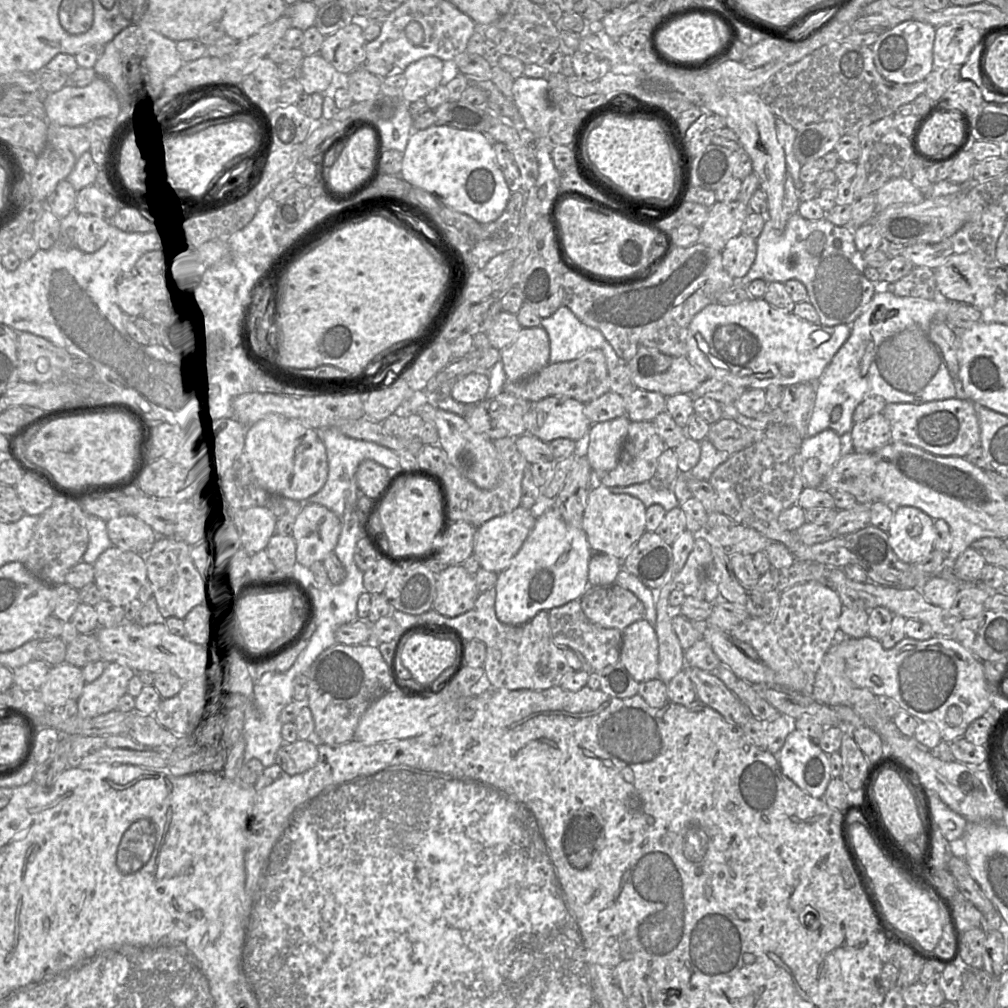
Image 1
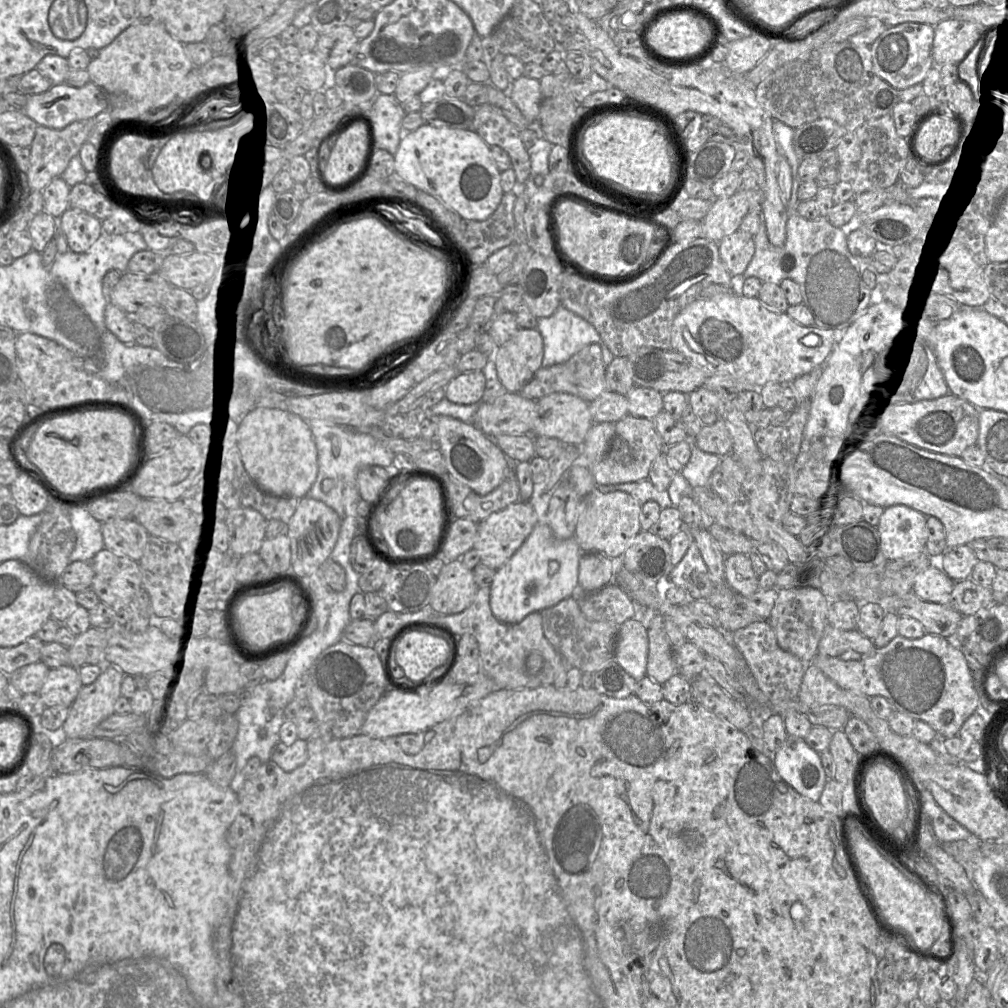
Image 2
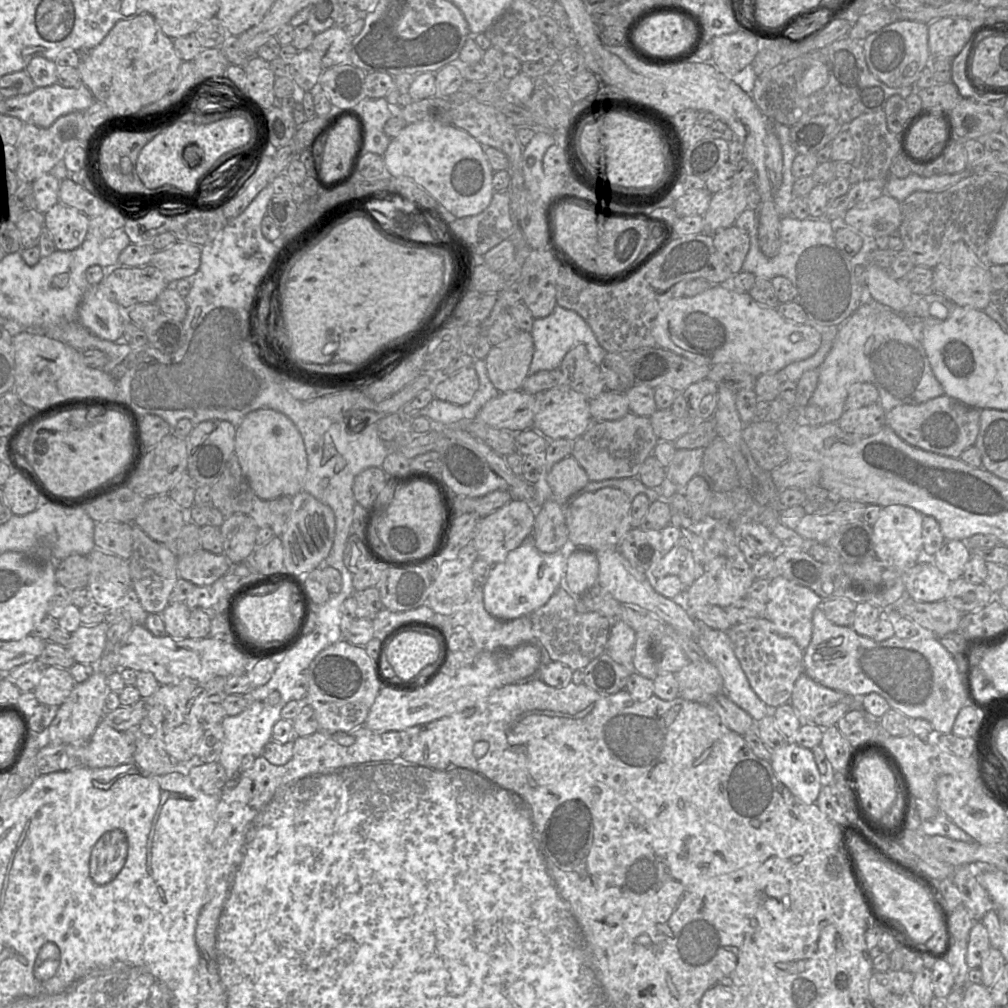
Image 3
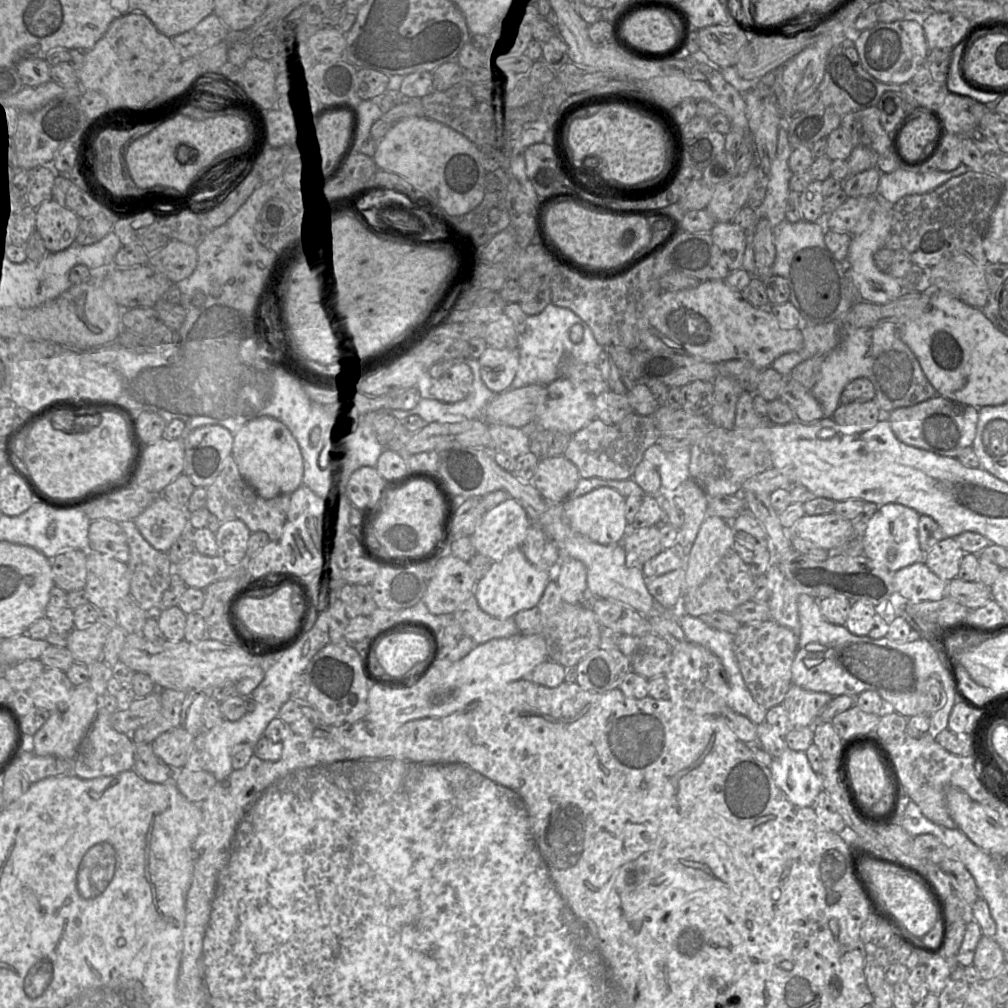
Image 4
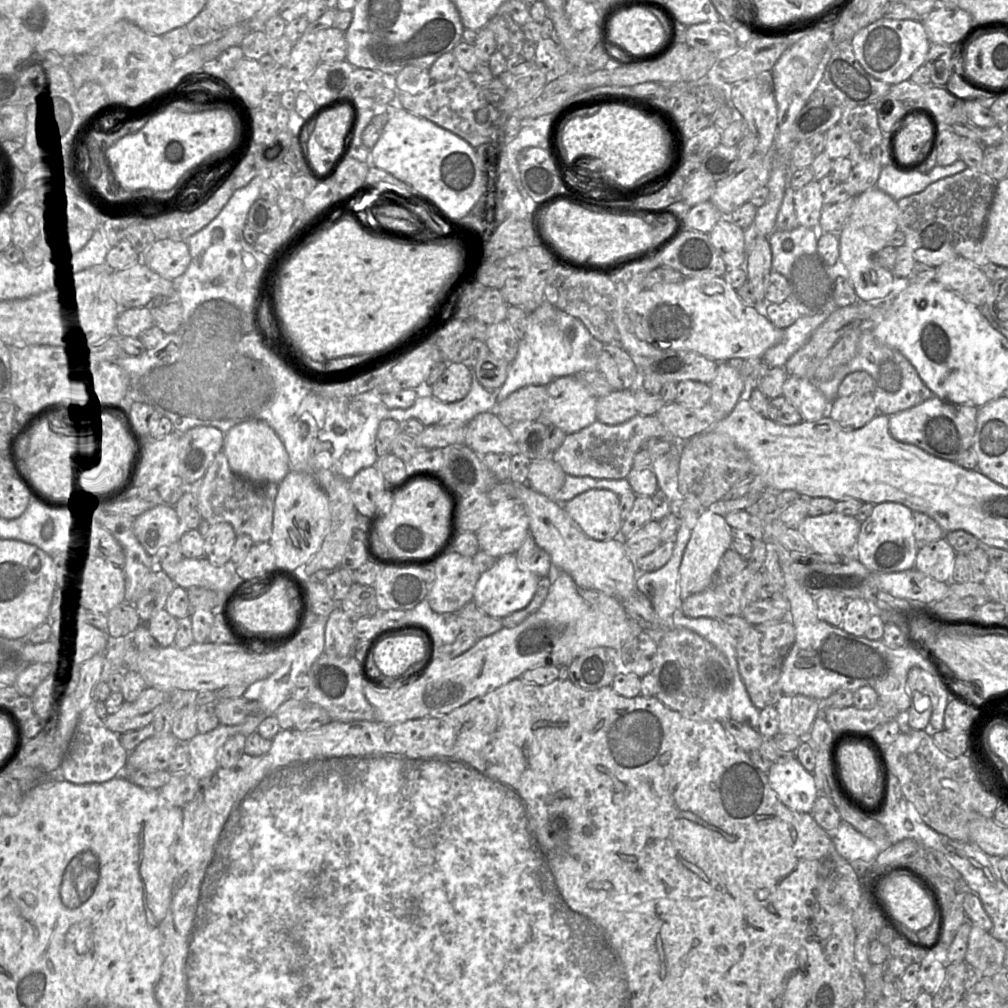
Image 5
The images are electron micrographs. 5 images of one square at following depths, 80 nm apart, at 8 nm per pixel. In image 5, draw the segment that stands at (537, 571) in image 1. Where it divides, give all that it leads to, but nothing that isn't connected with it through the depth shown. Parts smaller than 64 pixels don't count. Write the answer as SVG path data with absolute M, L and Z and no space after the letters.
M506 554L496 559L490 569L479 575L472 601L487 615L502 619L528 606L537 590L539 579L519 567L515 554Z

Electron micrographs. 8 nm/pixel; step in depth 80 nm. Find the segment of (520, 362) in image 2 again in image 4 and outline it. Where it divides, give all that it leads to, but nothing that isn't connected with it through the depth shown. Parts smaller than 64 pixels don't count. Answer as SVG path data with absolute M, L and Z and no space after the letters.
M487 347L478 361L484 384L494 393L503 393L511 387L518 370L519 350Z

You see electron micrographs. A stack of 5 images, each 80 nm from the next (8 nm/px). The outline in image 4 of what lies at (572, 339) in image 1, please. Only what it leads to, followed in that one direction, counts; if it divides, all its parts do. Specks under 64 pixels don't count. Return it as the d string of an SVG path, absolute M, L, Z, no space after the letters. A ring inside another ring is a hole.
M550 303L541 313L527 317L526 330L519 335L519 366L509 389L532 384L550 384L560 378L560 366L565 358L574 358L587 365L597 365L603 348L596 341L591 328L579 316L568 308ZM576 324L583 328L583 339L580 343L573 343L569 338L569 330Z

